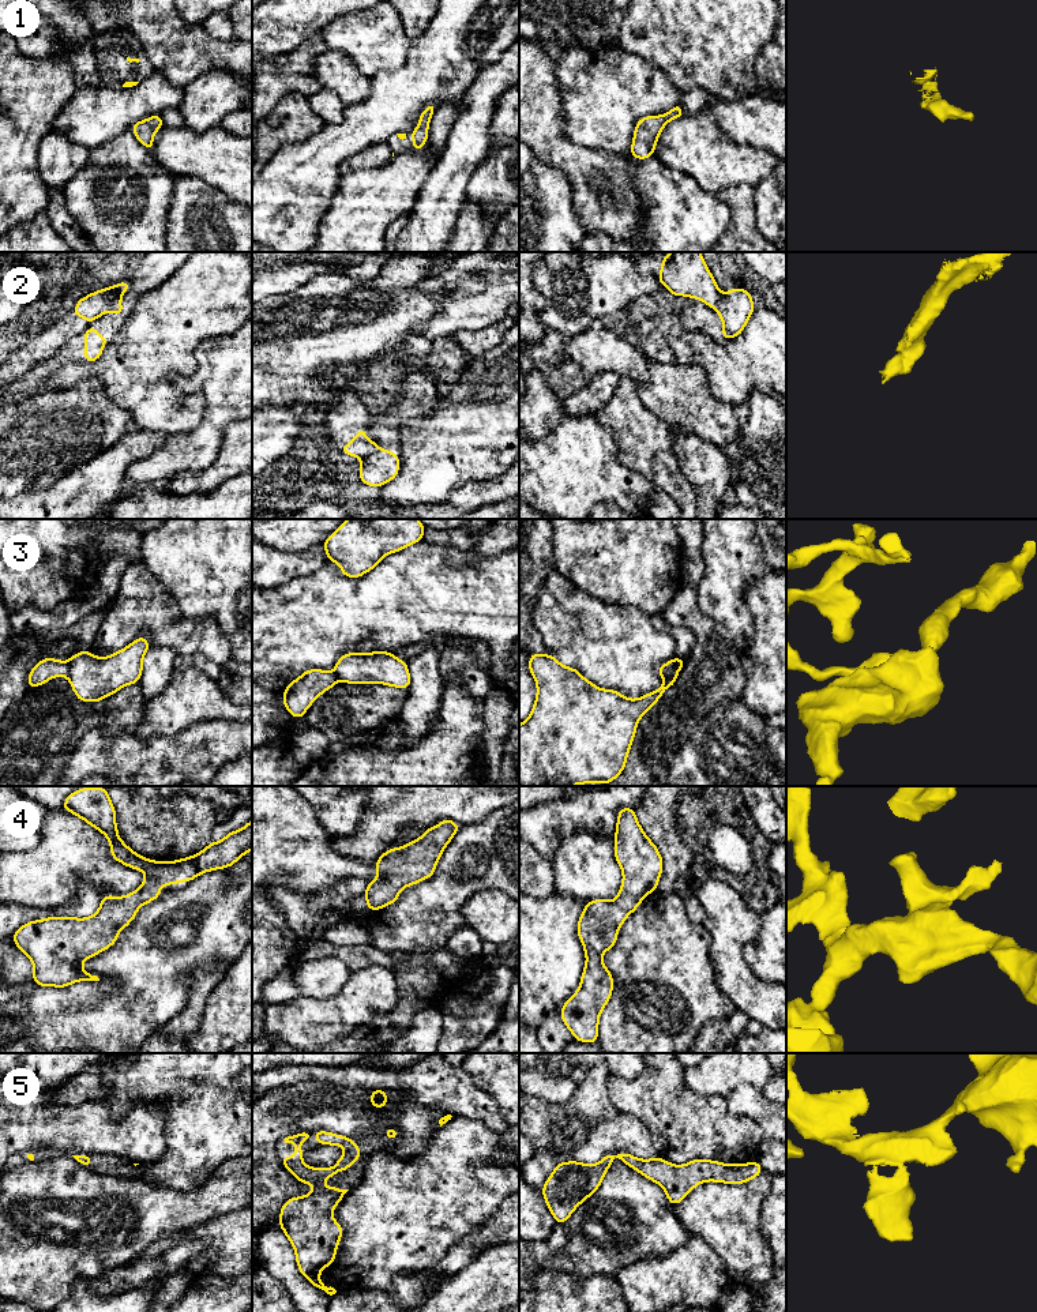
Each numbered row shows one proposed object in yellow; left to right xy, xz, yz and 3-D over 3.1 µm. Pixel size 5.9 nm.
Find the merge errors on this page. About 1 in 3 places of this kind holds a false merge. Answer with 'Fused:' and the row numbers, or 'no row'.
Fused: 2, 3

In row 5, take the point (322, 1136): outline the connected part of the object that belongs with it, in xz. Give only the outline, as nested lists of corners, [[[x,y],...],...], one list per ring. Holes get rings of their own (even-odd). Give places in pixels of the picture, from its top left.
[[[316,1131],[318,1144],[345,1147],[345,1153],[334,1168],[311,1168],[303,1162],[303,1147],[294,1146],[293,1157],[283,1157],[282,1163],[304,1184],[312,1184],[315,1189],[298,1198],[290,1198],[281,1208],[279,1226],[292,1243],[300,1272],[318,1289],[332,1296],[334,1287],[326,1287],[319,1279],[324,1267],[335,1259],[338,1243],[342,1237],[342,1226],[332,1218],[332,1210],[349,1189],[323,1187],[322,1183],[341,1170],[346,1170],[356,1159],[360,1159],[360,1146],[353,1139]]]

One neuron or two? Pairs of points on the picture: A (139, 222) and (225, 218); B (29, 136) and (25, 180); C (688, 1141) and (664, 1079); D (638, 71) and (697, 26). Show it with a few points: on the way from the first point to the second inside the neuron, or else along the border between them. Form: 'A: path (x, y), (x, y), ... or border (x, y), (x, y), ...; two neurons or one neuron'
A: border (175, 190), (171, 198), (165, 237); two neurons
B: path (25, 147), (25, 169); one neuron
C: path (684, 1126), (664, 1104), (664, 1094); one neuron
D: border (622, 47), (657, 67), (672, 85); two neurons

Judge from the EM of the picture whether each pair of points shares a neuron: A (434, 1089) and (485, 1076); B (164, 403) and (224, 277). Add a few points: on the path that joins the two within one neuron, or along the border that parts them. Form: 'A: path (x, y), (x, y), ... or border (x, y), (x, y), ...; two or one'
A: border (462, 1068), (495, 1102); two
B: path (145, 375), (145, 361), (191, 309); one

